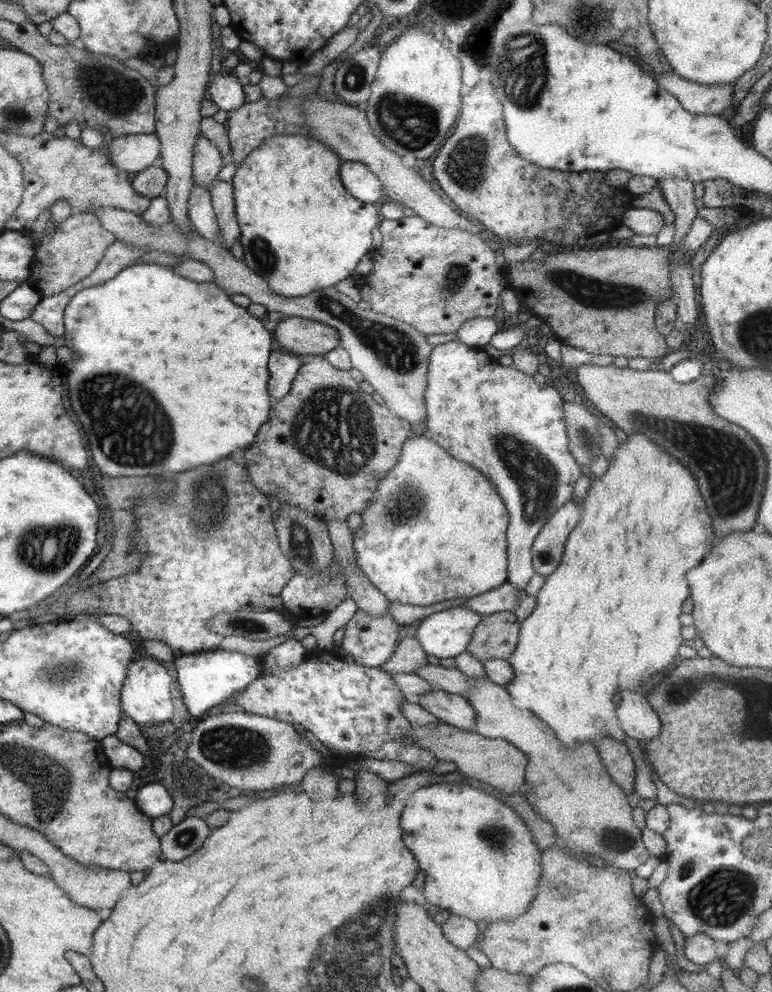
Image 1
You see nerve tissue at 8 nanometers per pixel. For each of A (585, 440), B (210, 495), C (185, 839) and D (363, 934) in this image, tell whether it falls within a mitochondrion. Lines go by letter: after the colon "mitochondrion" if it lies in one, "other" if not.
A: mitochondrion
B: mitochondrion
C: mitochondrion
D: mitochondrion

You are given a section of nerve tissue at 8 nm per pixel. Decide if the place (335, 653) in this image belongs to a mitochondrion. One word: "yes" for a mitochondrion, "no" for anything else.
no

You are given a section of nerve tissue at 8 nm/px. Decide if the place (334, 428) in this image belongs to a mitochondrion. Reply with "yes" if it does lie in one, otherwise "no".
yes

